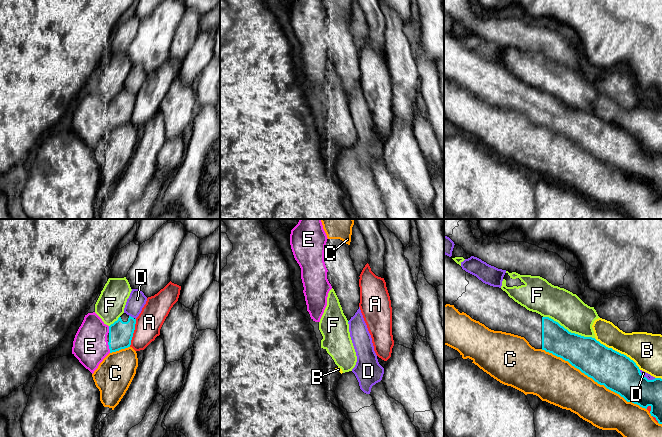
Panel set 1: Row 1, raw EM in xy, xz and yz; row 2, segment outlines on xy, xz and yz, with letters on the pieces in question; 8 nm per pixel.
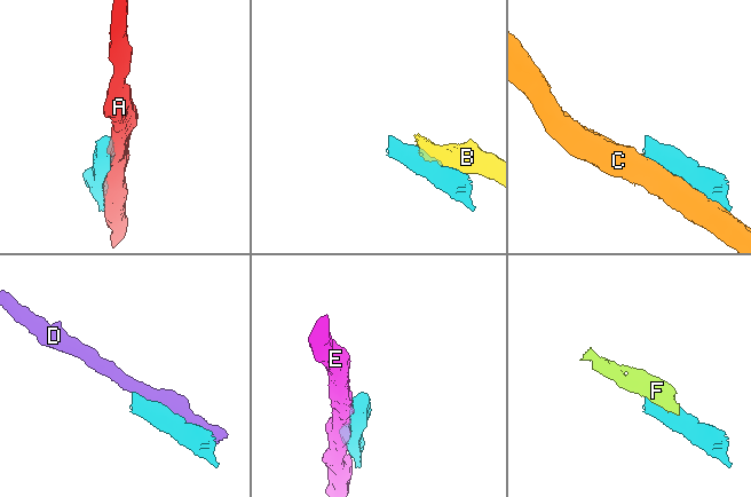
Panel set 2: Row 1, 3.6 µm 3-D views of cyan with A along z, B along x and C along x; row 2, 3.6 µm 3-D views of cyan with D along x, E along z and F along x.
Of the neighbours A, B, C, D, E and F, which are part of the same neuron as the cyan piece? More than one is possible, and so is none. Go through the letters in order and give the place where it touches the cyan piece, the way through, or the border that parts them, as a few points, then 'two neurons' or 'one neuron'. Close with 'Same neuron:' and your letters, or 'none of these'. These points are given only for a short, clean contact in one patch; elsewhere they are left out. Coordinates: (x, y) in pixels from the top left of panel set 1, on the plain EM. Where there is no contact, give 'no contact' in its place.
A: xy (133, 108) | two neurons
B: yz (618, 128) | two neurons
C: yz (594, 156) | two neurons
D: yz (646, 154) | two neurons
E: xy (109, 123) | two neurons
F: yz (568, 107) | two neurons
Same neuron: none of these

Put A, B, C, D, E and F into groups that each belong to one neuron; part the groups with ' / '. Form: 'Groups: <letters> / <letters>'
Groups: A / B F / C / D / E

